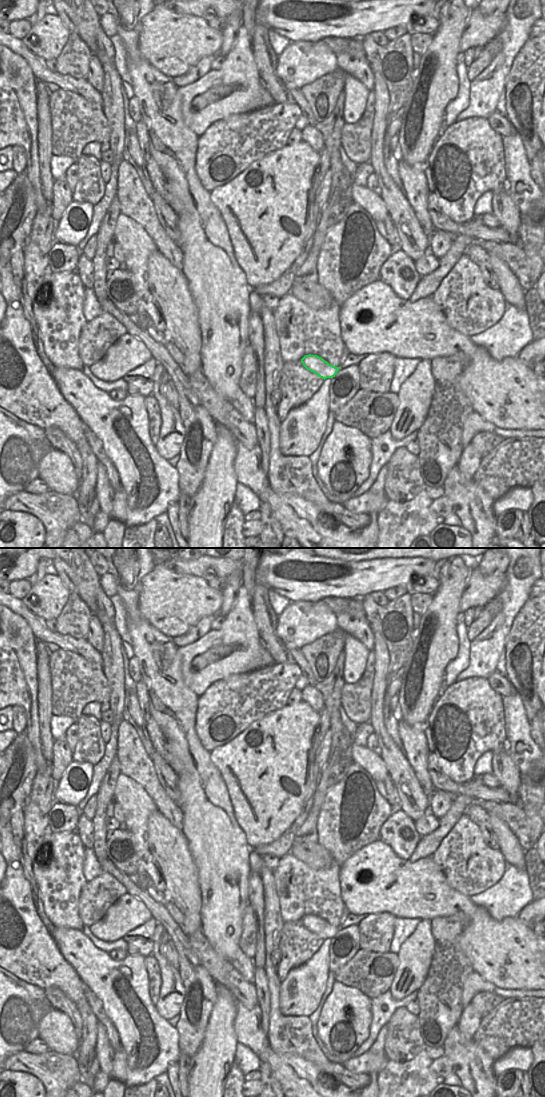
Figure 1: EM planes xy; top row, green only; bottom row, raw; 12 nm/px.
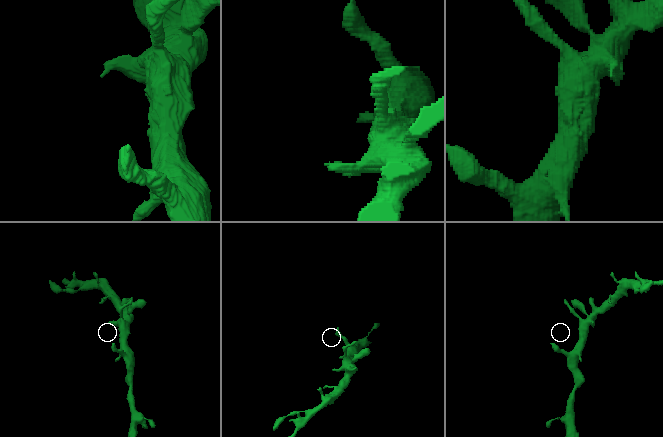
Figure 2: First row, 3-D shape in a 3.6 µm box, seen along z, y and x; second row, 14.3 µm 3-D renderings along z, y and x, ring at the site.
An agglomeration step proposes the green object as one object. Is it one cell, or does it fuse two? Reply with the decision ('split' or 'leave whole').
leave whole

